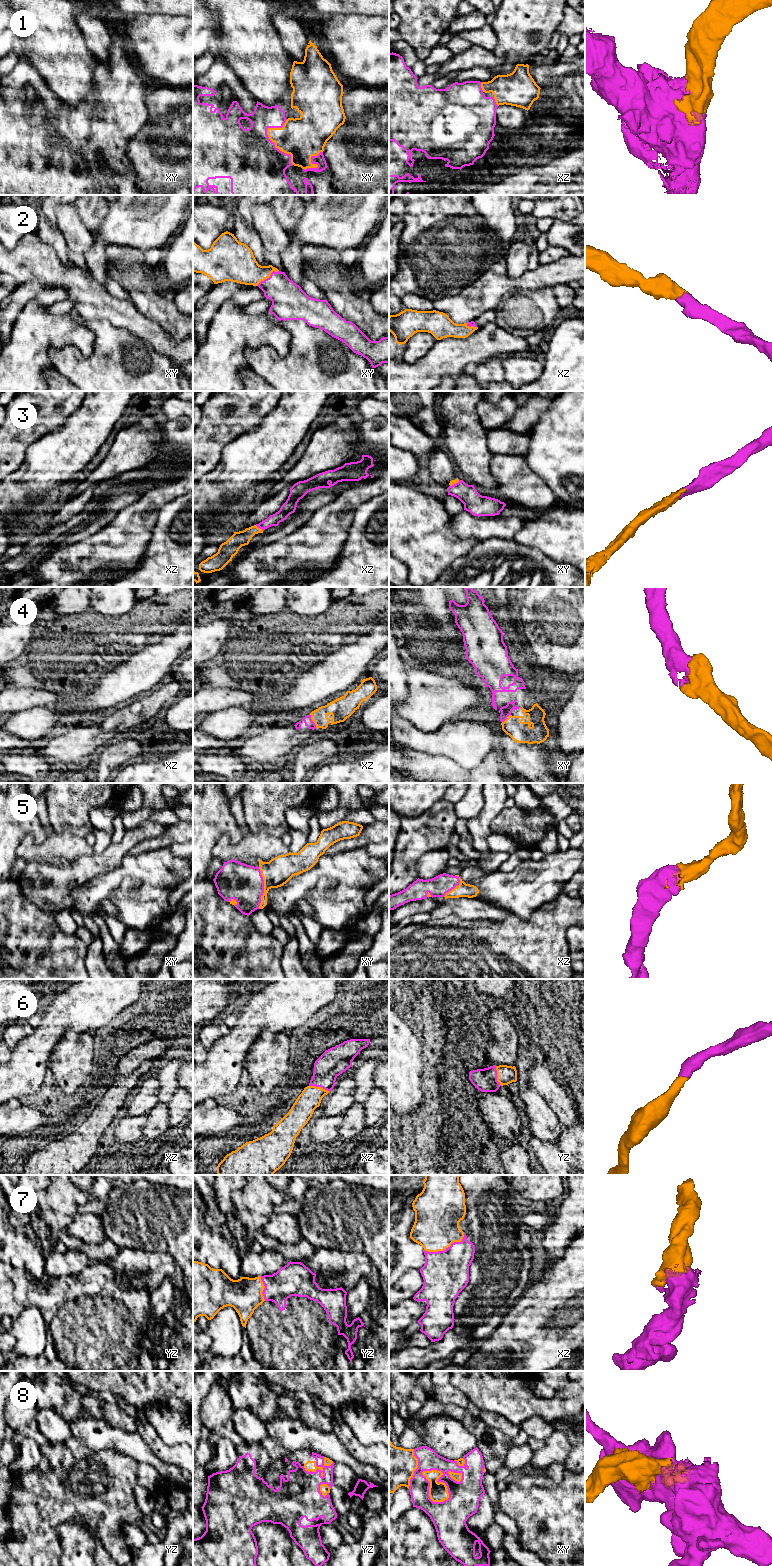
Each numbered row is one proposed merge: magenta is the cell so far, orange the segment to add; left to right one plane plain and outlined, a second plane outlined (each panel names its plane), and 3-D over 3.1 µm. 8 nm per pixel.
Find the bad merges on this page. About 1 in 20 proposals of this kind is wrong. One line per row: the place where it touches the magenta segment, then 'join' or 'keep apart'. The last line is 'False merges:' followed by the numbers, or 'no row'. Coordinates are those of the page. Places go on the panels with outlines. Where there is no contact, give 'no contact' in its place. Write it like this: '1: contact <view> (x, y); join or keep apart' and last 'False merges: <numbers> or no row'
1: contact xy (269, 139); join
2: contact xy (269, 277); join
3: contact xz (259, 527); join
4: contact xz (312, 721); join
5: contact xy (263, 888); join
6: contact xz (319, 1086); join
7: contact xz (446, 1248); join
8: contact xy (428, 1492); join
False merges: no row

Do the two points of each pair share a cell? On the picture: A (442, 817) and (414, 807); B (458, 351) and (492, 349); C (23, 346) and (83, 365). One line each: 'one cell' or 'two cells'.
A: two cells
B: one cell
C: two cells

